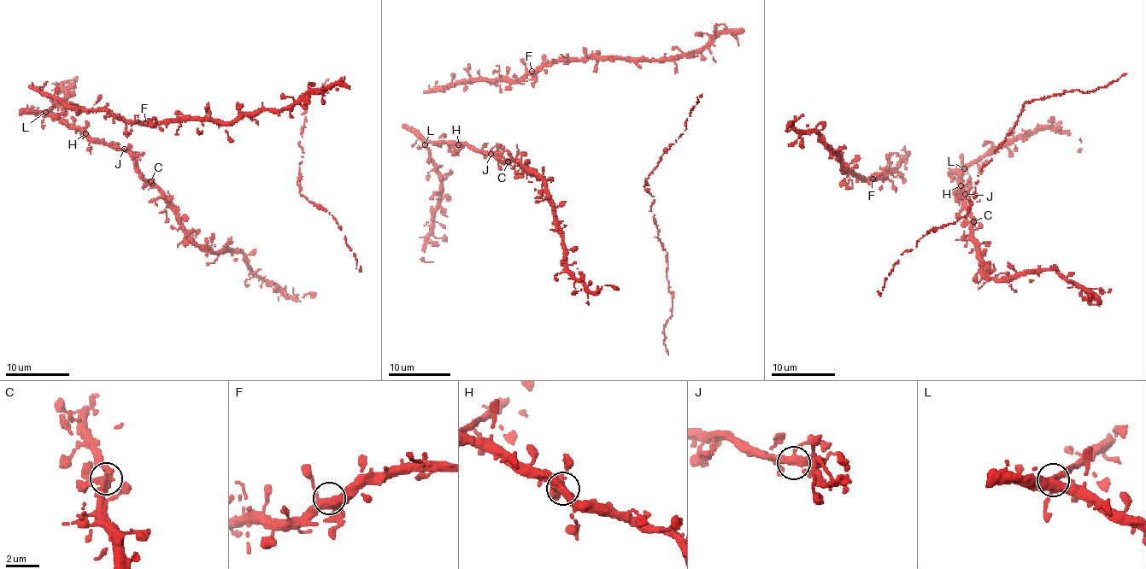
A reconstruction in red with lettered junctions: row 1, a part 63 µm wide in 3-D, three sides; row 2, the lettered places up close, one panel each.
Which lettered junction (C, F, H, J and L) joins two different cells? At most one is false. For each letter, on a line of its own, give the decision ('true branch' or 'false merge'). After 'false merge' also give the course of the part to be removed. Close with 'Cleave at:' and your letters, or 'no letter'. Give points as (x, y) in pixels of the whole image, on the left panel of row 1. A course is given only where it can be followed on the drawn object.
C: true branch
F: true branch
H: true branch
J: true branch
L: true branch
Cleave at: no letter

